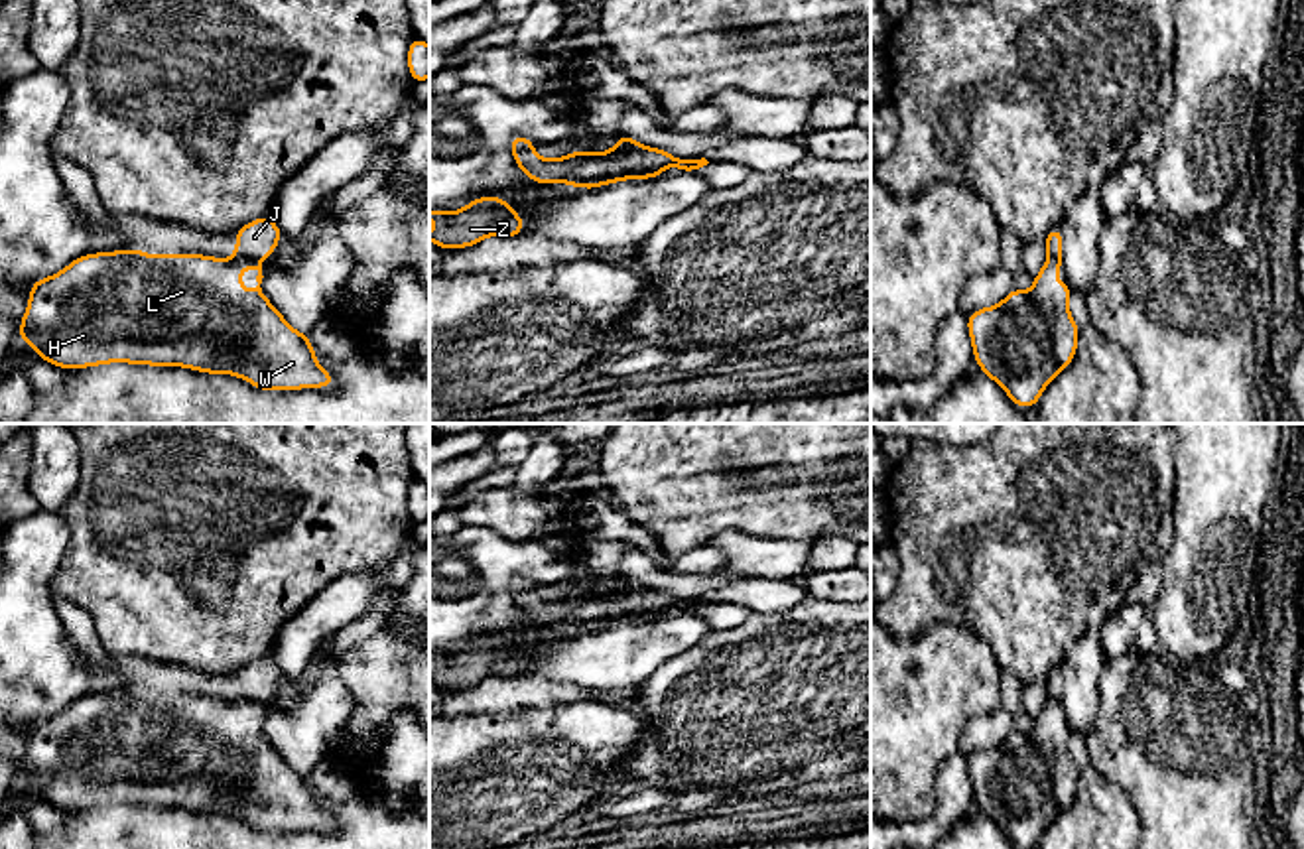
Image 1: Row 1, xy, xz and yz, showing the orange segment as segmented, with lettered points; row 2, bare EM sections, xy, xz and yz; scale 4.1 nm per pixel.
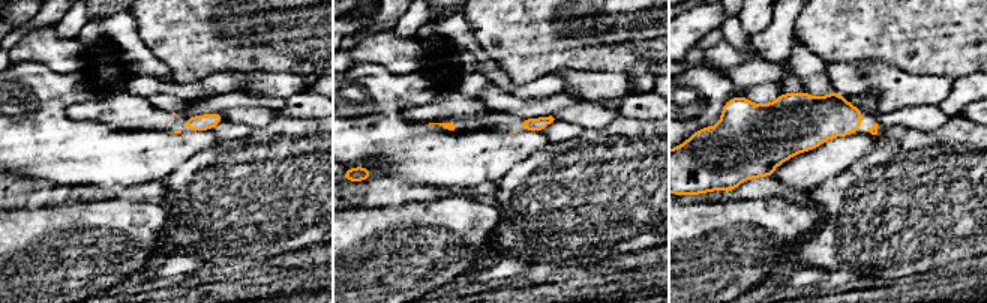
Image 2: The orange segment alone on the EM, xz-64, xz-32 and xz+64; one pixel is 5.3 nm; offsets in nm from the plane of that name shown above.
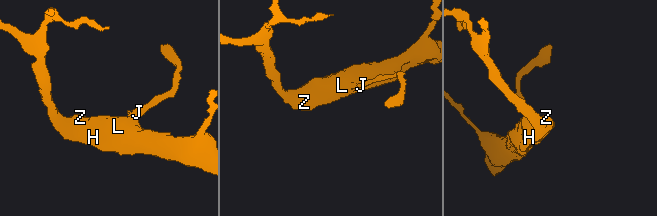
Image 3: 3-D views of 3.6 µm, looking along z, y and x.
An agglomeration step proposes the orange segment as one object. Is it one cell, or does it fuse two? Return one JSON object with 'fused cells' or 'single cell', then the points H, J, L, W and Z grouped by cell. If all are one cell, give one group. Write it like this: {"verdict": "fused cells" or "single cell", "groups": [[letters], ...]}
{"verdict": "fused cells", "groups": [["H", "L", "W", "Z"], ["J"]]}

